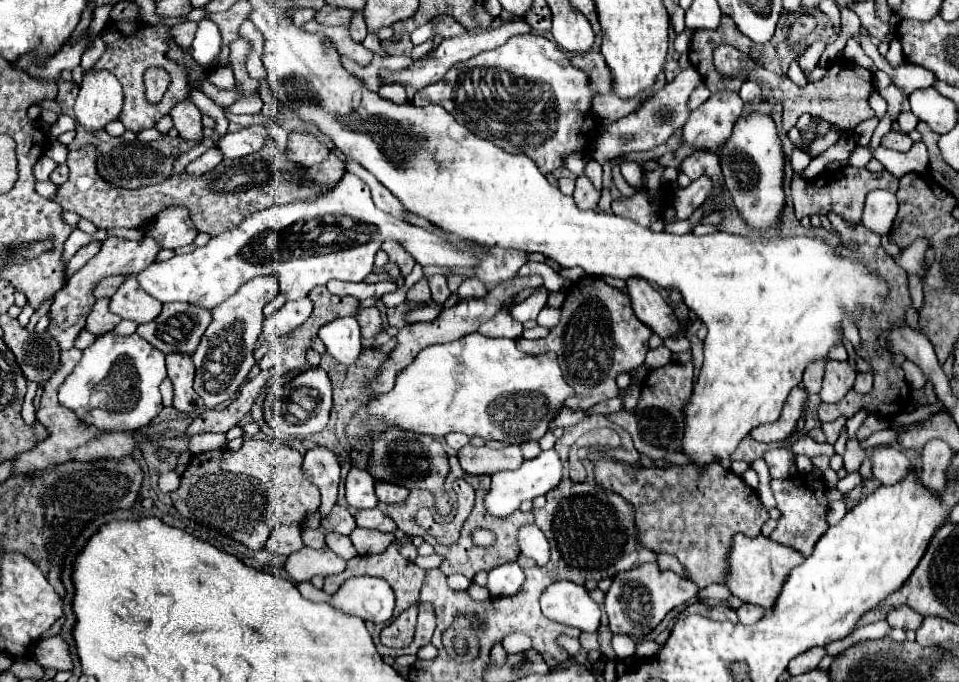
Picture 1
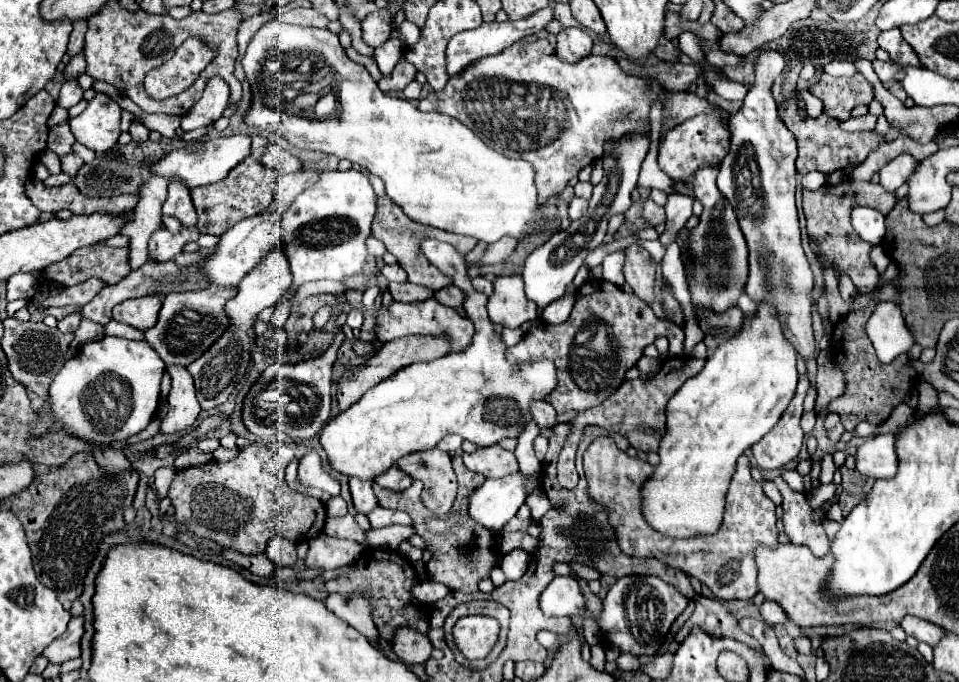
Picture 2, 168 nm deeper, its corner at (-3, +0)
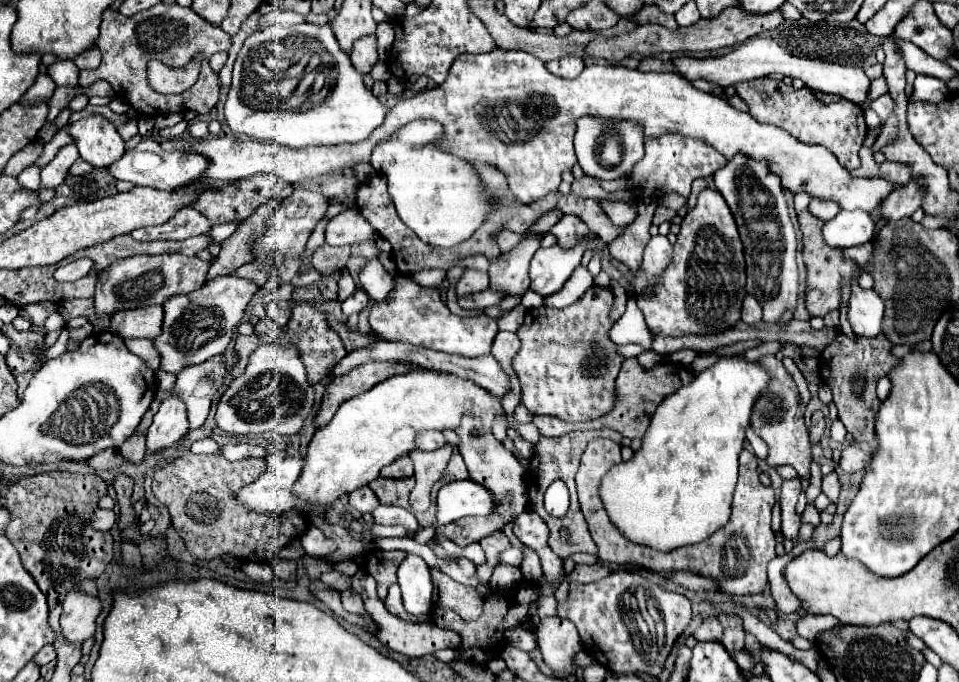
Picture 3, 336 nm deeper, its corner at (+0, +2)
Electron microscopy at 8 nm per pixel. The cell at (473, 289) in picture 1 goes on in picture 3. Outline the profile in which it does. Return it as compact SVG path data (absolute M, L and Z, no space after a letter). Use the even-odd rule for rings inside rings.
M464 269L460 279L456 281L456 297L470 295L476 291L484 291L488 287L488 273L478 269Z

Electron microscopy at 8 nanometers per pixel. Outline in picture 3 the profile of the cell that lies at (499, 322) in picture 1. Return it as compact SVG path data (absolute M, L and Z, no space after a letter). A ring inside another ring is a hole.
M528 233L526 239L522 239L514 249L508 253L500 253L498 259L490 263L488 275L490 275L490 287L510 295L510 297L522 297L530 287L530 259L540 249L542 233Z

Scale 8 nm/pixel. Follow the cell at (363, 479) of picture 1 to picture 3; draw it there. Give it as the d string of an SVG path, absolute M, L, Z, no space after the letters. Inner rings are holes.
M360 487L358 491L352 491L348 499L350 499L350 505L360 513L372 513L380 505L378 497L370 487Z

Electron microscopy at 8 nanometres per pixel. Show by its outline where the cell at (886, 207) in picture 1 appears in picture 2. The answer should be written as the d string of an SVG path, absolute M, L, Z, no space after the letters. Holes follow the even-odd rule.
M857 207L851 213L851 225L857 235L871 245L879 245L885 235L885 215L873 207Z

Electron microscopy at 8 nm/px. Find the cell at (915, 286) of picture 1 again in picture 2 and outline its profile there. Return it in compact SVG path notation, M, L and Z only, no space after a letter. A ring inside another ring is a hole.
M879 245L873 247L870 257L872 263L875 265L875 267L877 267L879 273L883 273L891 262L891 258Z

